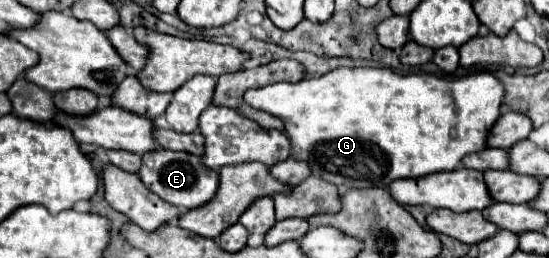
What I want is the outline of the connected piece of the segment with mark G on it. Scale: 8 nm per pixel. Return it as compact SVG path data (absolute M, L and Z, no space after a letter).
M353 67L353 69L335 69L323 77L307 77L299 83L273 83L273 85L267 85L263 89L251 89L245 93L245 101L247 105L255 107L255 109L261 109L261 111L267 111L275 117L279 117L283 123L285 123L285 133L287 137L291 139L291 145L295 147L297 153L293 153L295 159L301 159L301 161L307 161L311 165L313 171L321 173L321 177L333 185L351 185L351 187L383 187L383 185L389 185L391 181L395 179L407 179L407 177L423 177L423 175L429 175L429 173L437 173L437 171L453 171L461 165L461 159L469 153L477 153L477 151L483 151L487 147L487 137L489 137L489 131L491 127L495 125L495 121L499 119L501 115L501 107L503 107L503 83L491 75L491 73L473 73L473 75L467 75L467 77L461 77L461 79L455 79L455 77L445 78L436 75L427 75L427 73L421 73L421 75L399 75L387 67L383 69L373 69L373 67Z

